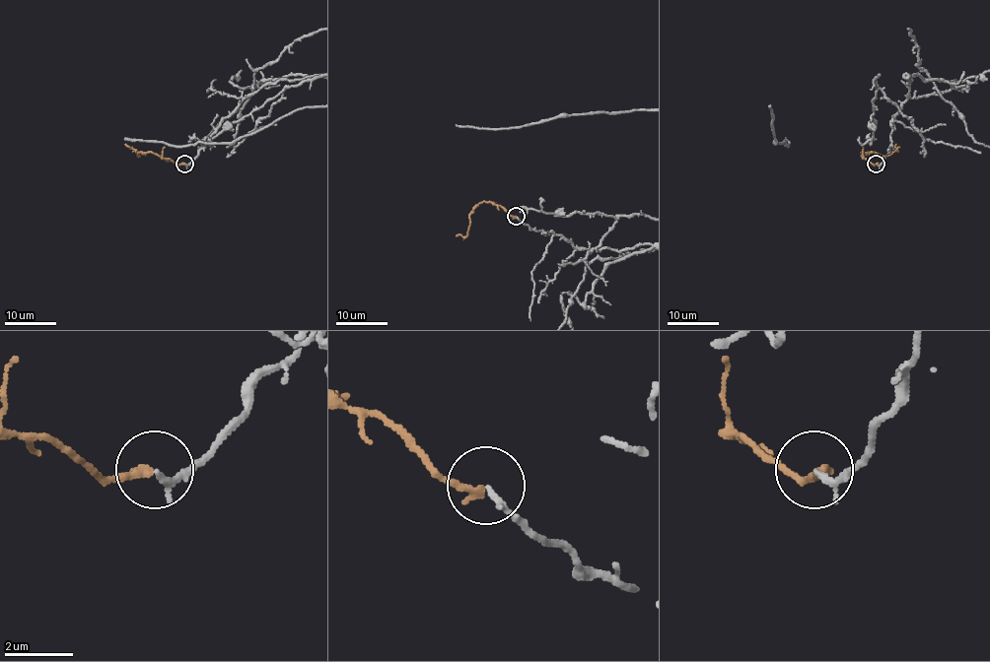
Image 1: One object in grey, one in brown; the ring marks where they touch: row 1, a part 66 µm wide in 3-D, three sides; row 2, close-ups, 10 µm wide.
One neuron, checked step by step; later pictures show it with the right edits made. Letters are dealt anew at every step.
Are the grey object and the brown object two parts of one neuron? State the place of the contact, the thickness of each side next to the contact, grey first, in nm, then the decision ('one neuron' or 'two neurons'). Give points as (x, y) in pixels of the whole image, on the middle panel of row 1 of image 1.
at (516, 216); 170 nm thick on the grey side, 240 nm on the other; one neuron

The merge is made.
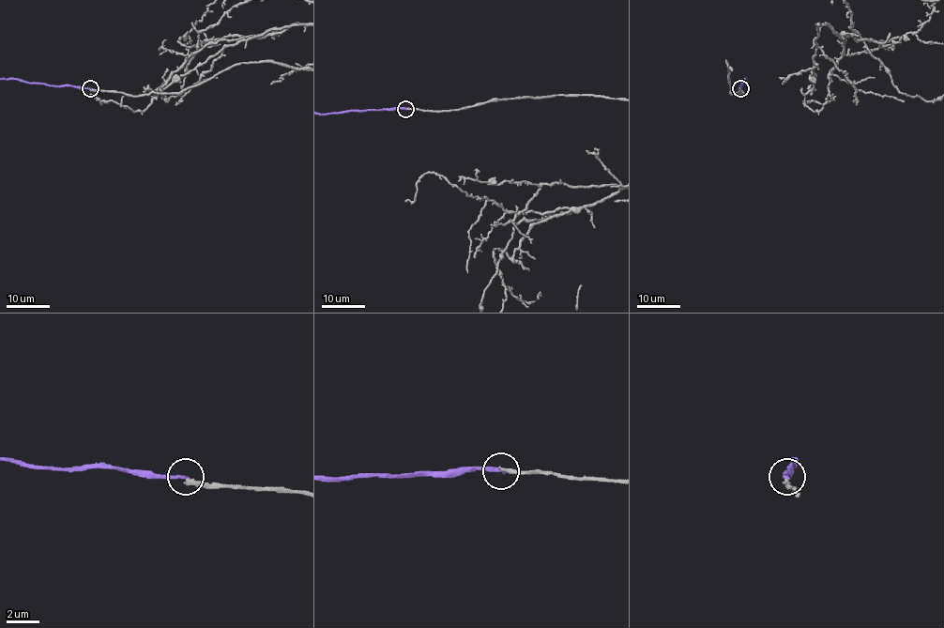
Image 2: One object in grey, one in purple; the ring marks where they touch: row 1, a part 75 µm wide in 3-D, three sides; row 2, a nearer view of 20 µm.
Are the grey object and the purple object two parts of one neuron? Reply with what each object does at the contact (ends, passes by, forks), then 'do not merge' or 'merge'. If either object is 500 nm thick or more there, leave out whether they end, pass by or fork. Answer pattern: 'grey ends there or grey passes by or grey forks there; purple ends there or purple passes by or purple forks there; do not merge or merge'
grey ends there; purple ends there; do not merge

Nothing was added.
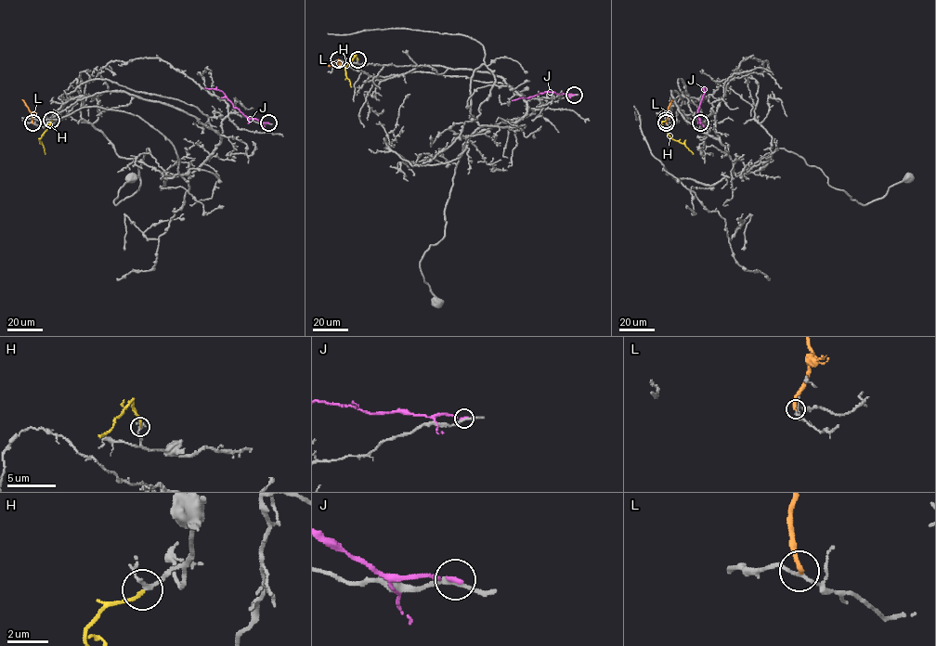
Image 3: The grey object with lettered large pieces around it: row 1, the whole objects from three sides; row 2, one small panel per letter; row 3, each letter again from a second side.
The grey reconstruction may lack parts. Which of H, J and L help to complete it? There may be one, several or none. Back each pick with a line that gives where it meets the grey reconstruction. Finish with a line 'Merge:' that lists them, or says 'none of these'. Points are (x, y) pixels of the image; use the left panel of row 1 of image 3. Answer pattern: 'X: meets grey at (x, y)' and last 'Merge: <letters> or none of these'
H: meets grey at (51, 120)
Merge: H

